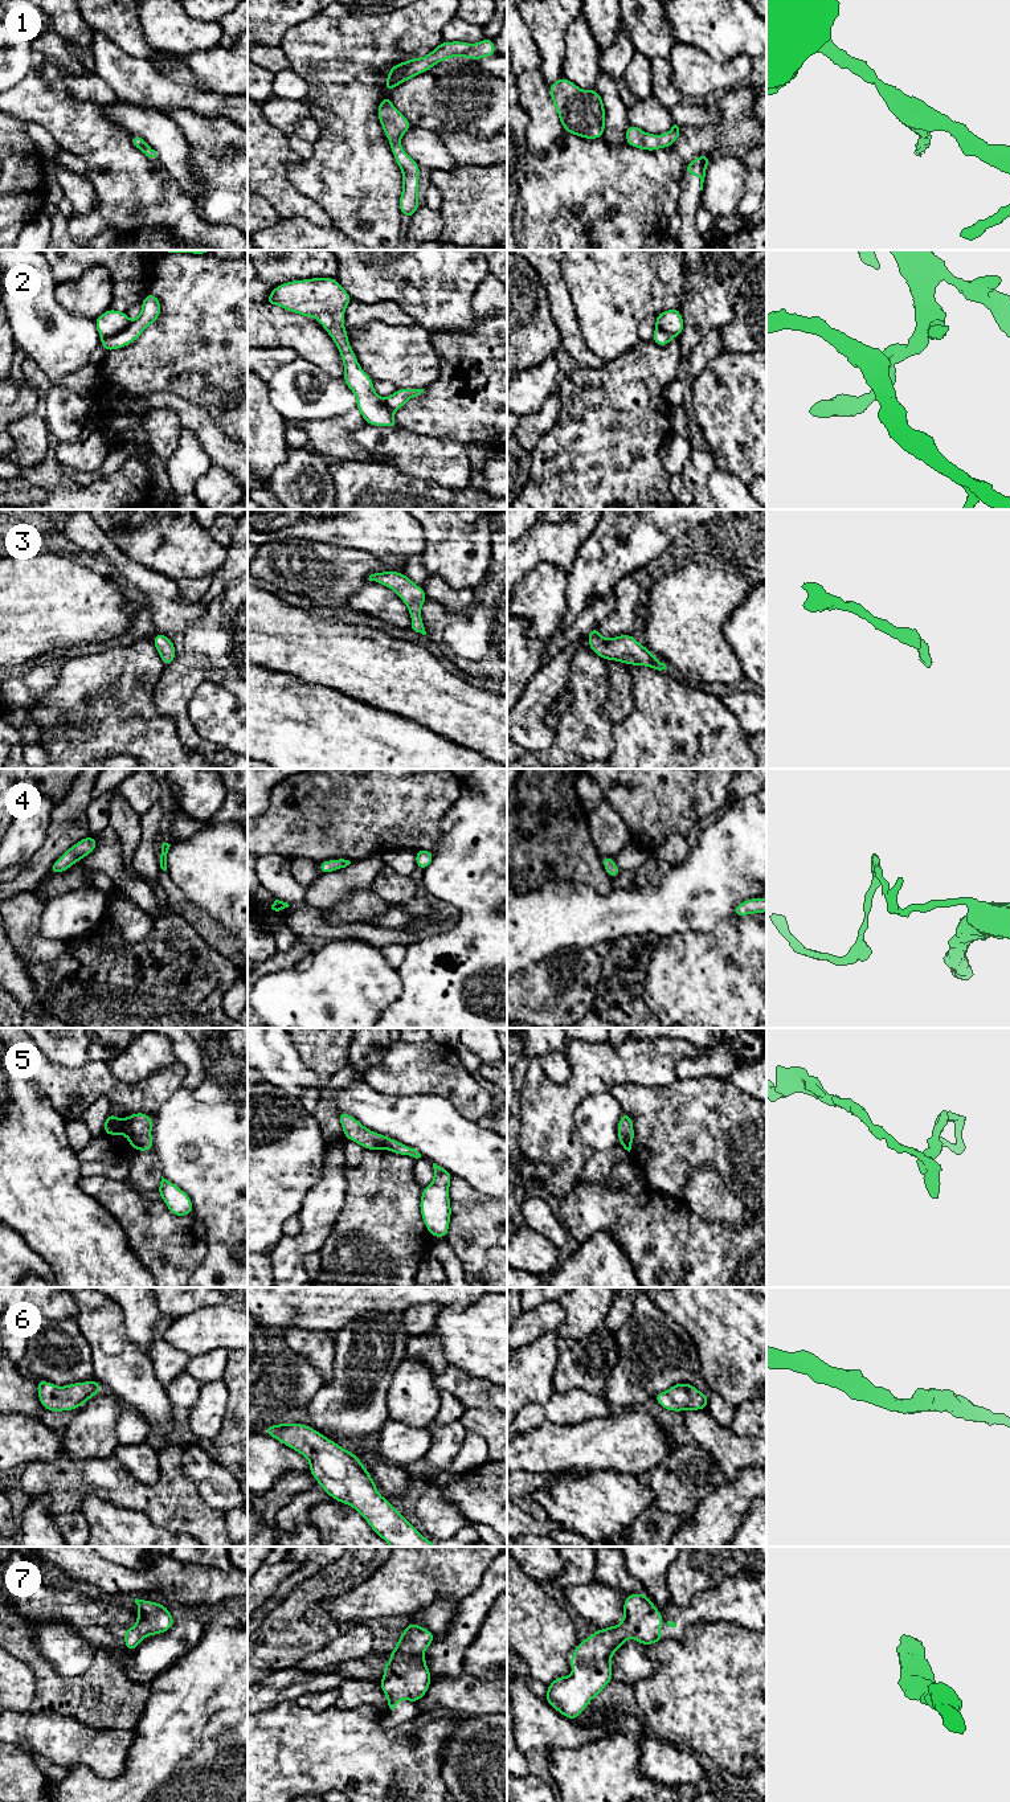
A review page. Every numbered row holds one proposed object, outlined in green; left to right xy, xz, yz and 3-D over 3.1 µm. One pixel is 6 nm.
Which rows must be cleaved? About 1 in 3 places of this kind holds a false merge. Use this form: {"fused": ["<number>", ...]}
{"fused": ["2"]}

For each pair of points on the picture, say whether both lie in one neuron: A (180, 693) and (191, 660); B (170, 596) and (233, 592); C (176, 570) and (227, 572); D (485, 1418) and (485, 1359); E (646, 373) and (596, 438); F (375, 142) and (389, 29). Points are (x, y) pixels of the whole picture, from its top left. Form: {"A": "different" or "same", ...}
{"A": "same", "B": "same", "C": "different", "D": "different", "E": "same", "F": "same"}

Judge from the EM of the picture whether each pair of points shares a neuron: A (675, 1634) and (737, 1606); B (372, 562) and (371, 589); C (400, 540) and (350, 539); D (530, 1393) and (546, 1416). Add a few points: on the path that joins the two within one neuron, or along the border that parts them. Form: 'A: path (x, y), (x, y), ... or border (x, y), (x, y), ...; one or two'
A: path (687, 1618), (704, 1606), (722, 1606); one
B: border (368, 580), (347, 602); two
C: path (388, 539), (362, 539); one
D: border (553, 1392), (546, 1404), (526, 1404), (520, 1409); two

